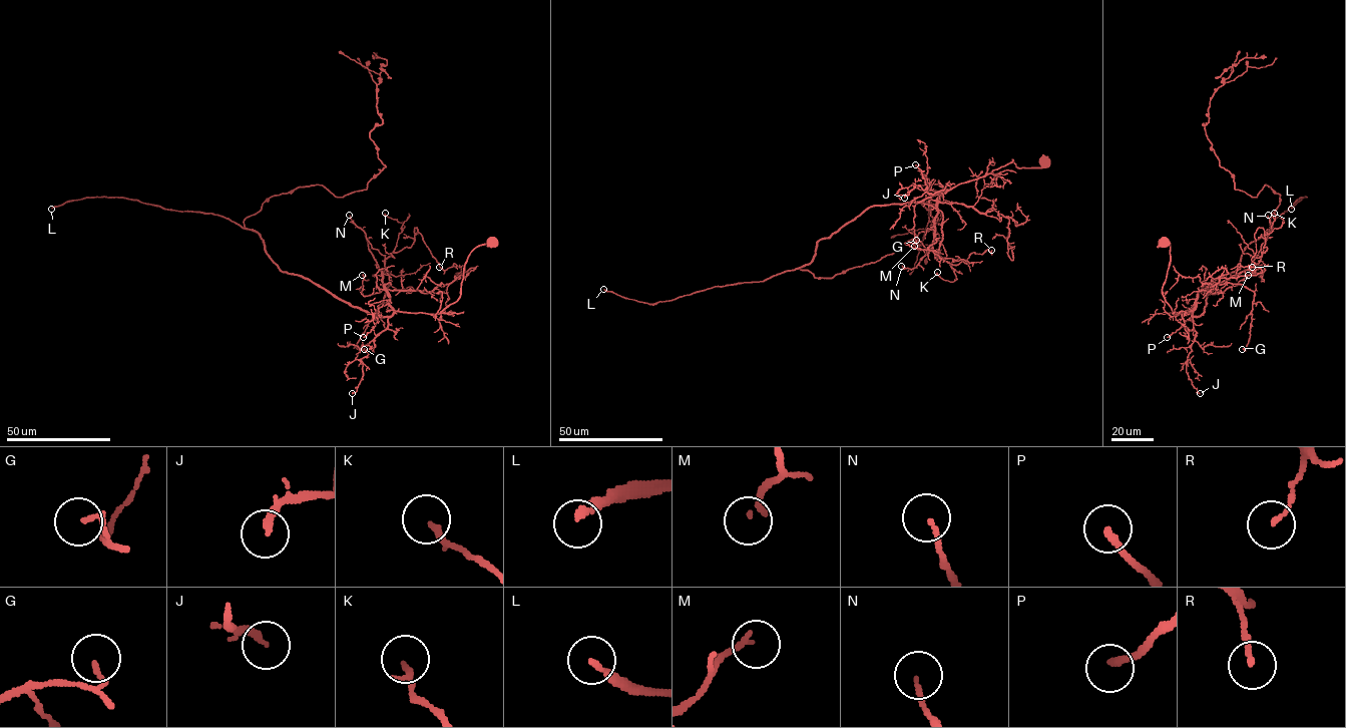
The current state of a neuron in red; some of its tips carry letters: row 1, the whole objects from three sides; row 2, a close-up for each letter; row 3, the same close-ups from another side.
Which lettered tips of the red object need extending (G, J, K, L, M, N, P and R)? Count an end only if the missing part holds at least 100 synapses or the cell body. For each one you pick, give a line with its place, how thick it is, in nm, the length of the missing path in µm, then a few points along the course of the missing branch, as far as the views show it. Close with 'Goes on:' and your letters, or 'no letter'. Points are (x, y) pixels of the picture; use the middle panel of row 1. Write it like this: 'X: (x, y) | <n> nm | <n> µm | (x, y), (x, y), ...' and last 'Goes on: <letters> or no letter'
L: (603, 289) | 200 nm | 400 µm
Goes on: L

